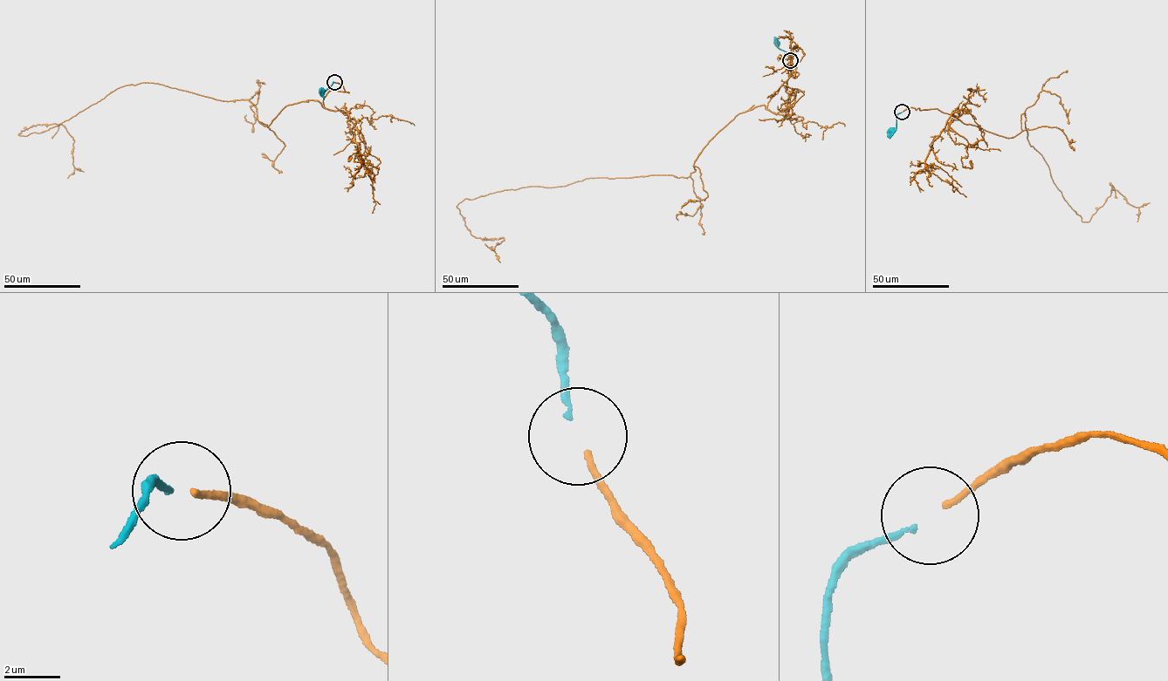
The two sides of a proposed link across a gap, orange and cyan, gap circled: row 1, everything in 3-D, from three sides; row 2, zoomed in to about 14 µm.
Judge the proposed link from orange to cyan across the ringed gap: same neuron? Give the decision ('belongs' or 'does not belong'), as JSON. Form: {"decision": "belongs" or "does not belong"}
{"decision": "does not belong"}

